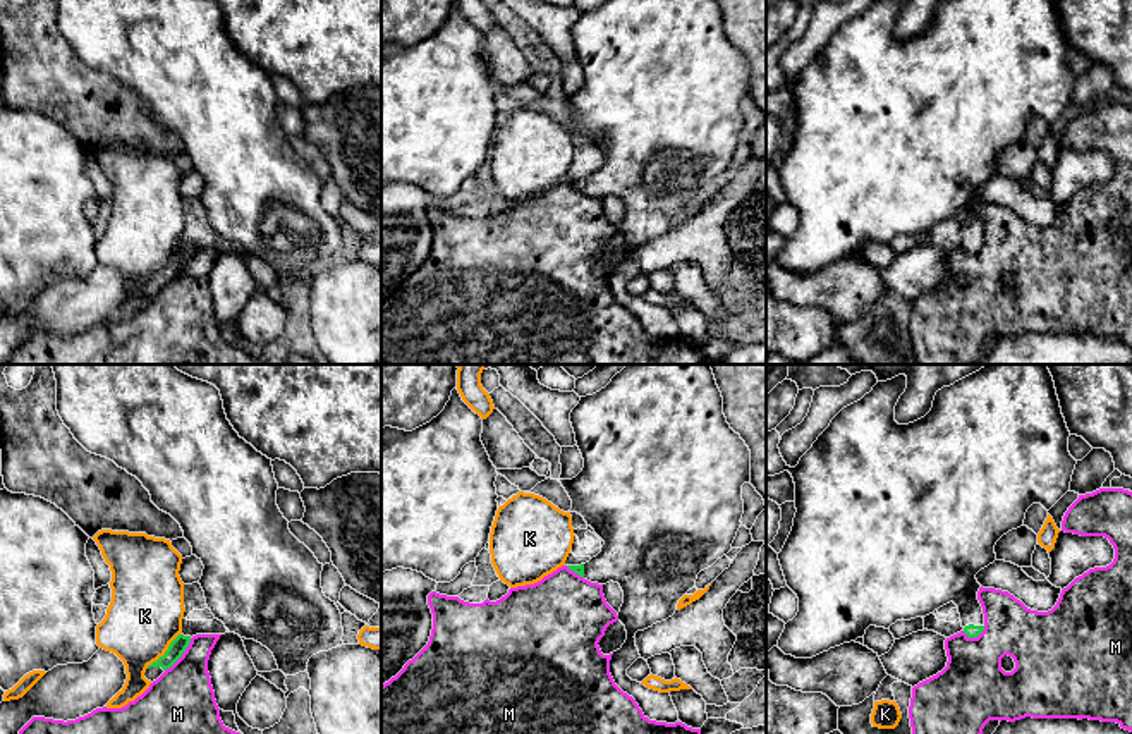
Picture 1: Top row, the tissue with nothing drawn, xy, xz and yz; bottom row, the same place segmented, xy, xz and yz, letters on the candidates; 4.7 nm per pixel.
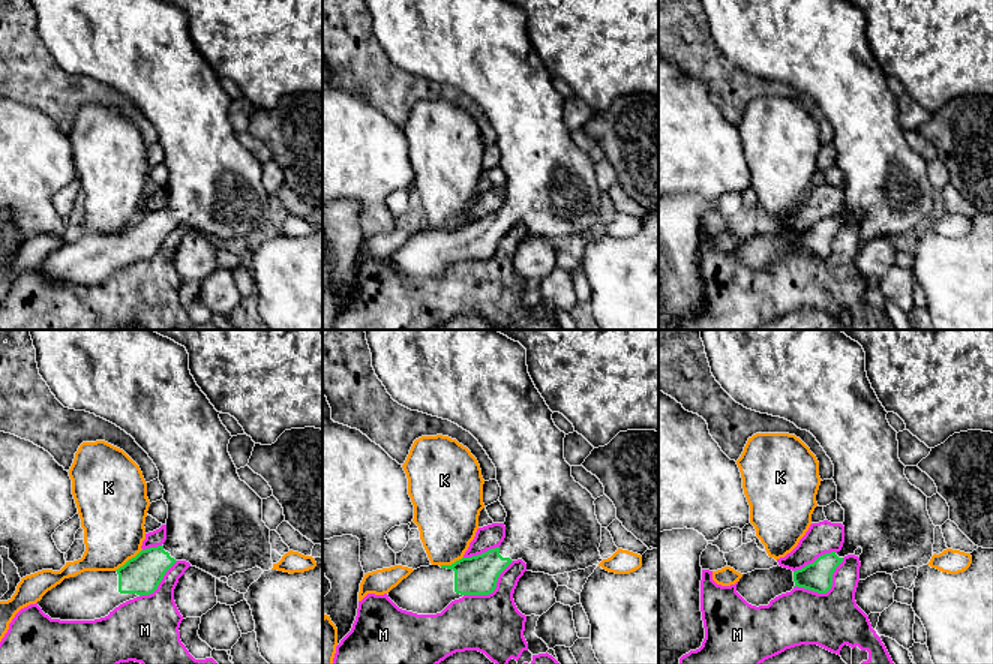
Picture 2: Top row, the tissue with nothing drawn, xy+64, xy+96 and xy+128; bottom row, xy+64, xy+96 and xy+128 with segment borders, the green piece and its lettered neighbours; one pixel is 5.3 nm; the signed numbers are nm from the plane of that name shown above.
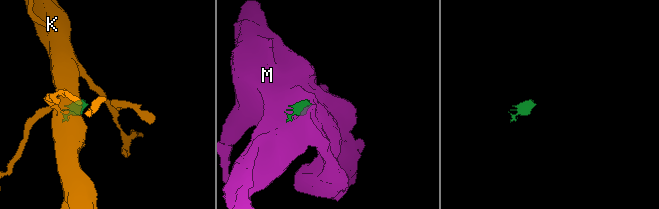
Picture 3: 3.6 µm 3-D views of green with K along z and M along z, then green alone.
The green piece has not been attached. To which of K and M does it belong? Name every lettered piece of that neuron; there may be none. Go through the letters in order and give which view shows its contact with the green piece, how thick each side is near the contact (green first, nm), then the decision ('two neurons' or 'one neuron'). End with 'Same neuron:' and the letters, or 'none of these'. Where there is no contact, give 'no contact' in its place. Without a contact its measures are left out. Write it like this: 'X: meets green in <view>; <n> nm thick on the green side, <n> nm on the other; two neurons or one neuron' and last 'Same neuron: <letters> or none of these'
K: meets green in xy; 80 nm thick on the green side, 360 nm on the other; two neurons
M: meets green in xy; 80 nm thick on the green side, 340 nm on the other; two neurons
Same neuron: none of these

